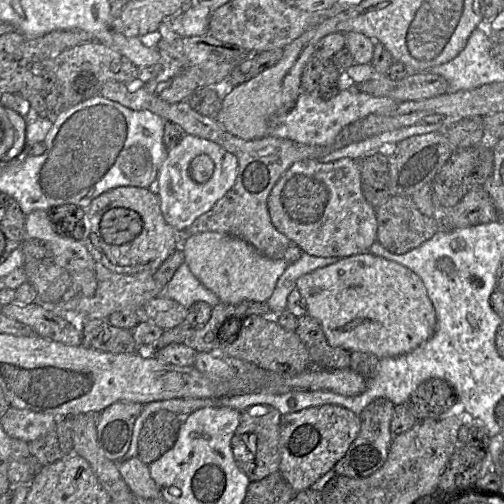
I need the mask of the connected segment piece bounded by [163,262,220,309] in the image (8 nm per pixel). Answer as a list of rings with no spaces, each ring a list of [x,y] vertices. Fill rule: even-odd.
[[[186,262],[182,263],[164,289],[163,295],[177,301],[185,308],[195,302],[203,301],[211,307],[220,300],[212,291],[207,289],[190,271]]]

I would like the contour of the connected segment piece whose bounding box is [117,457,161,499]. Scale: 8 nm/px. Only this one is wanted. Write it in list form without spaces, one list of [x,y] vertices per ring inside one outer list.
[[[137,457],[117,463],[120,474],[135,497],[161,497],[160,490],[150,475],[149,467]]]

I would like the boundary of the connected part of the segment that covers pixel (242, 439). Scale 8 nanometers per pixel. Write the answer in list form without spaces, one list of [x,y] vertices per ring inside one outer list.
[[[269,405],[253,406],[241,411],[240,422],[231,439],[231,449],[238,467],[250,482],[256,482],[279,471],[280,423],[282,414]]]

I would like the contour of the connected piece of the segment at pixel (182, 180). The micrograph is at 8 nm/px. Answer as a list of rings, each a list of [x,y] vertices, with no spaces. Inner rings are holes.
[[[184,134],[180,141],[168,149],[157,176],[158,195],[164,219],[177,232],[188,228],[199,216],[208,212],[234,185],[238,171],[238,159],[220,145],[203,138]],[[200,154],[208,155],[214,162],[214,172],[204,183],[197,183],[188,174],[191,160]]]

